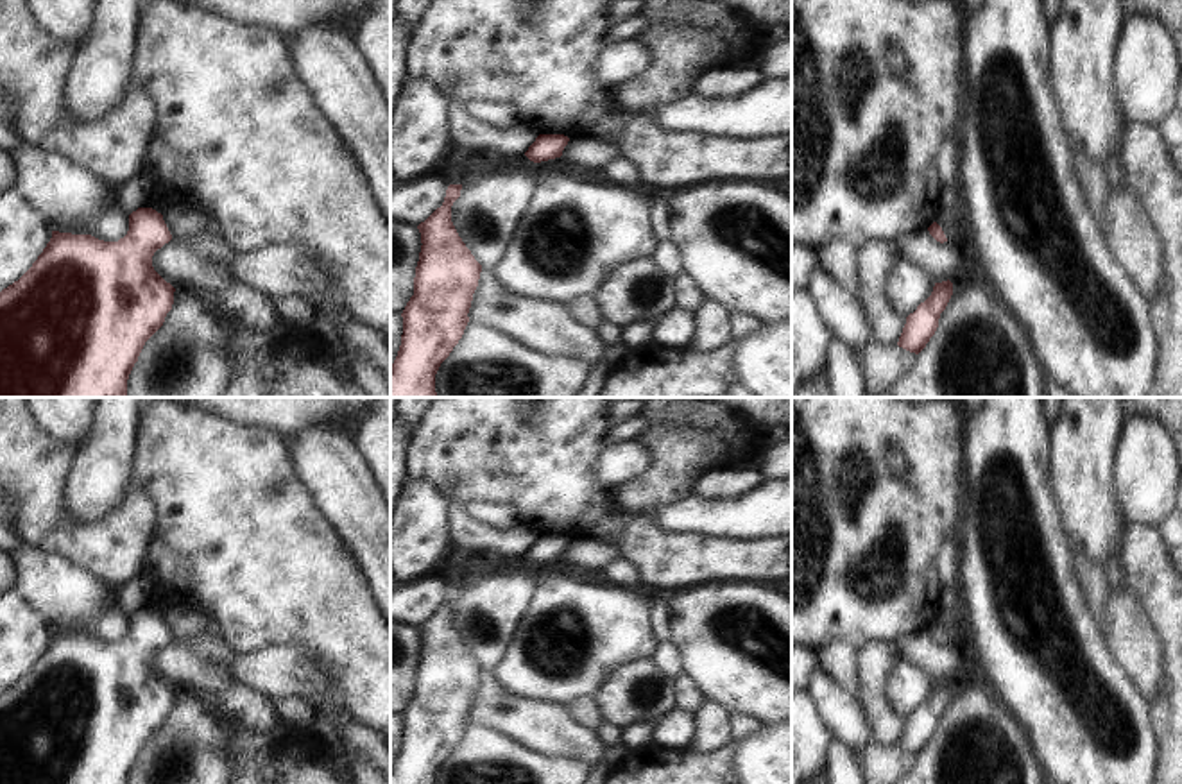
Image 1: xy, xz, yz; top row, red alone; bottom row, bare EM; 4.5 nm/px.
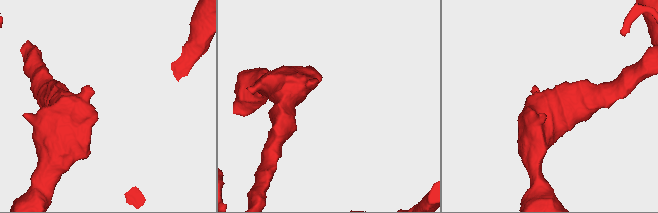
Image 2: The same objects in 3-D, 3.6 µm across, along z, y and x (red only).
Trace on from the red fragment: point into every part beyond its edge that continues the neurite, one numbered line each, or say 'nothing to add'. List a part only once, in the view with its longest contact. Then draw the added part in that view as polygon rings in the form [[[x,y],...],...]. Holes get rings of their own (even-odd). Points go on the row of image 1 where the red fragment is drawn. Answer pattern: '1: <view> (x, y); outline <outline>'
nothing to add

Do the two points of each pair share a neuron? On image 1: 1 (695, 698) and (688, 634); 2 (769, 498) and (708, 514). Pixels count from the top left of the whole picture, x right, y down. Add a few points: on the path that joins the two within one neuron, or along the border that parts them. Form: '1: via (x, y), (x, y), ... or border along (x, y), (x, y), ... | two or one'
1: border along (683, 672), (706, 700) | two
2: via (754, 512), (722, 514) | one

